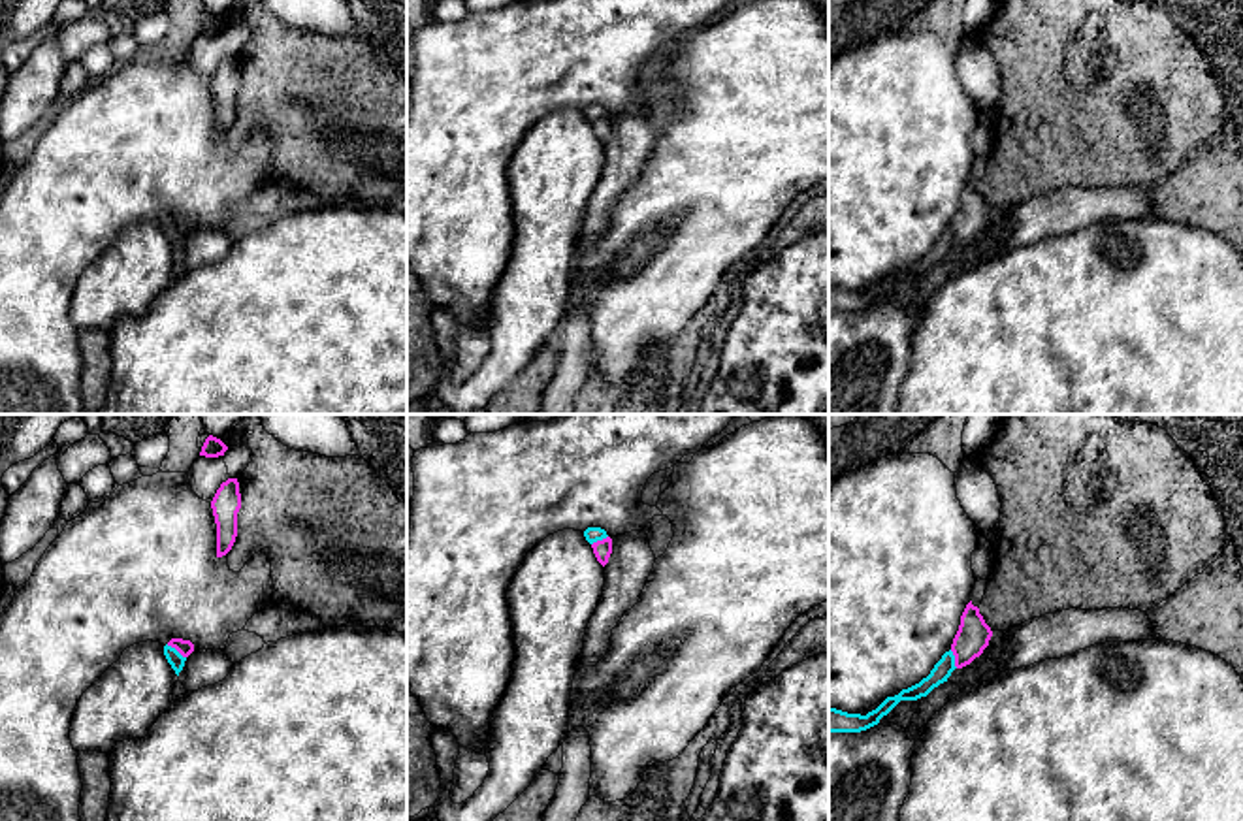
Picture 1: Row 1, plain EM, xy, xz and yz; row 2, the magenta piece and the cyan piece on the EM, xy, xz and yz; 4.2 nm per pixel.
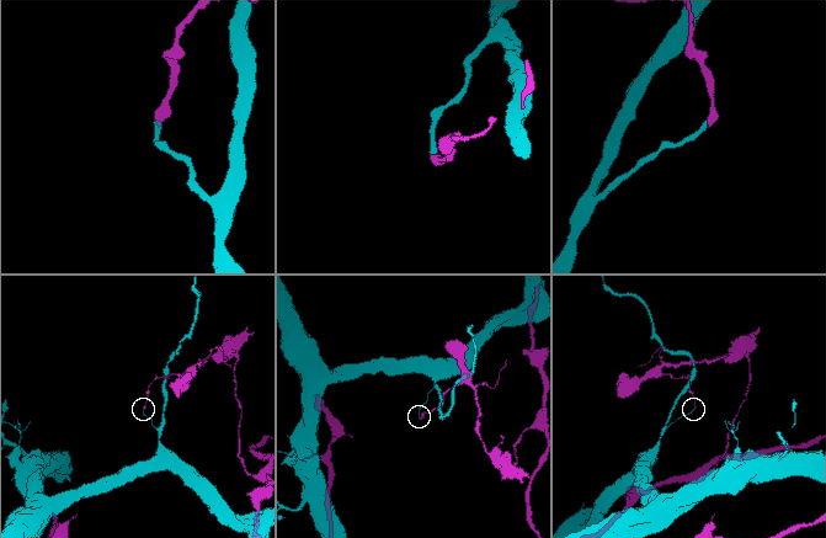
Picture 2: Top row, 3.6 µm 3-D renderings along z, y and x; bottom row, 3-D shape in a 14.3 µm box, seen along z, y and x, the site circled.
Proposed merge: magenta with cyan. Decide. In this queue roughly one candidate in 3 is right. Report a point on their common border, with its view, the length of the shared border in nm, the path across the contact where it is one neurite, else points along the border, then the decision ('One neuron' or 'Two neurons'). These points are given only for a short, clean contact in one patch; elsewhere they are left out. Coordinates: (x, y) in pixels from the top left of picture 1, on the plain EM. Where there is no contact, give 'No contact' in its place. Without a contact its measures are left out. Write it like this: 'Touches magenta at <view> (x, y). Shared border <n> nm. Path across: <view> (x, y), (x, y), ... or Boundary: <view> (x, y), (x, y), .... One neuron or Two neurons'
Touches magenta at xy (176, 226). Shared border 110 nm. Boundary: xy (166, 223), (185, 236). Two neurons

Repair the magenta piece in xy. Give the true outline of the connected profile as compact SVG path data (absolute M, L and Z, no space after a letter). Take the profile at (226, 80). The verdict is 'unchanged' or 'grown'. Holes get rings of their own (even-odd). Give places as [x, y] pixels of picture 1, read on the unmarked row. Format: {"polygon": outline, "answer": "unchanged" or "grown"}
{"polygon": "M228 56L220 62L211 87L217 102L217 136L222 136L232 128L237 115L237 90L241 87L237 56Z", "answer": "unchanged"}

